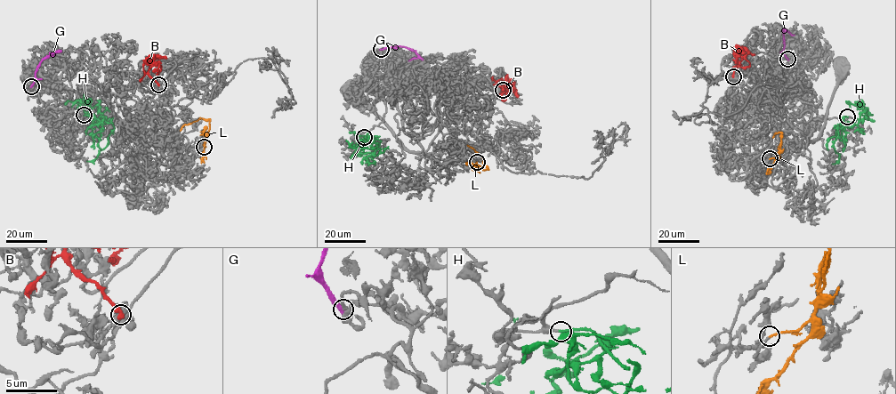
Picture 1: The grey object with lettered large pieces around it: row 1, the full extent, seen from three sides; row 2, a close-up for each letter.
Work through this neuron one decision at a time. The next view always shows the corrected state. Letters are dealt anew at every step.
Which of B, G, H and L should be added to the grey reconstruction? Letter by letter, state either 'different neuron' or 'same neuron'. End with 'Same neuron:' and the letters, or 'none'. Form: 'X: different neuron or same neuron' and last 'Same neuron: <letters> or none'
B: different neuron
G: different neuron
H: same neuron
L: different neuron
Same neuron: H

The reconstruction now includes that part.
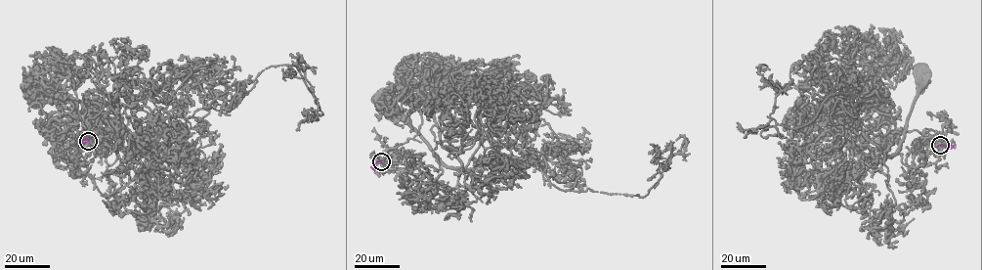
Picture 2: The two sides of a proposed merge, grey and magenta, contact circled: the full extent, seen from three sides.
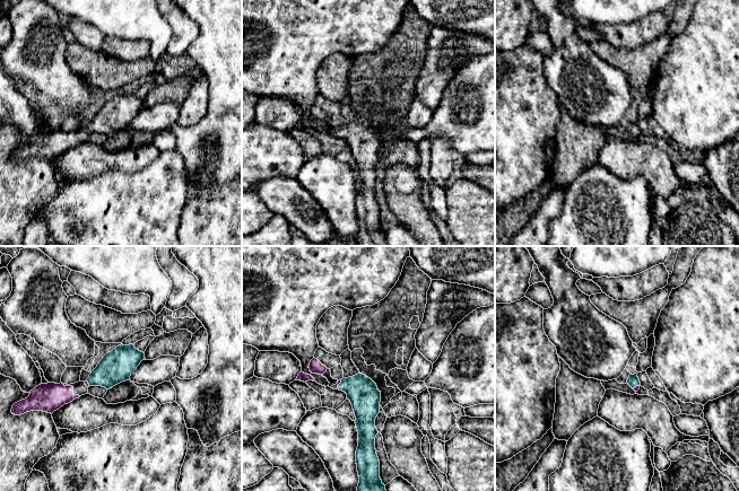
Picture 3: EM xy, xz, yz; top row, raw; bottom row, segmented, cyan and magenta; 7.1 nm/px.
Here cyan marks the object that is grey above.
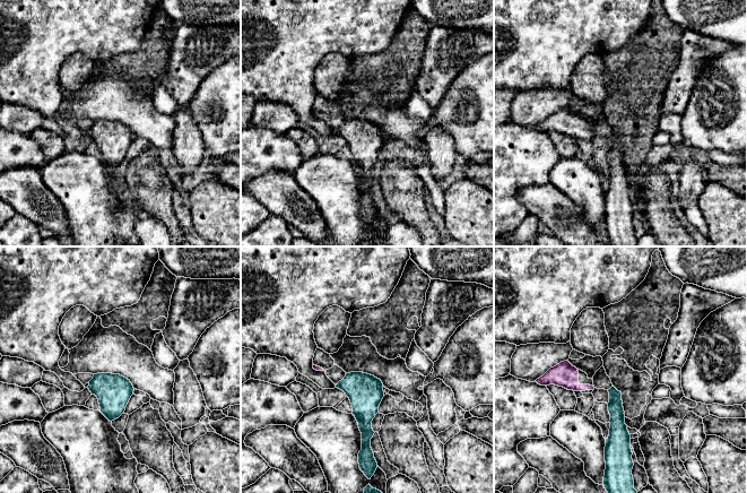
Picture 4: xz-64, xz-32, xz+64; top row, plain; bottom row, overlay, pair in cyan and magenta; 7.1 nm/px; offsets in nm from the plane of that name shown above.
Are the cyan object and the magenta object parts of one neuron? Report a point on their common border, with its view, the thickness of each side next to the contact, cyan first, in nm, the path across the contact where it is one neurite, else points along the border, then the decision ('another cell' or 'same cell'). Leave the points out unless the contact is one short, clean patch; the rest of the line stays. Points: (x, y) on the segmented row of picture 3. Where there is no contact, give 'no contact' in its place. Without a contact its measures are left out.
contact xz (339, 384); calibres 220 and 30 nm; way xz (362, 392), (357, 387), (339, 384), (335, 386); same cell

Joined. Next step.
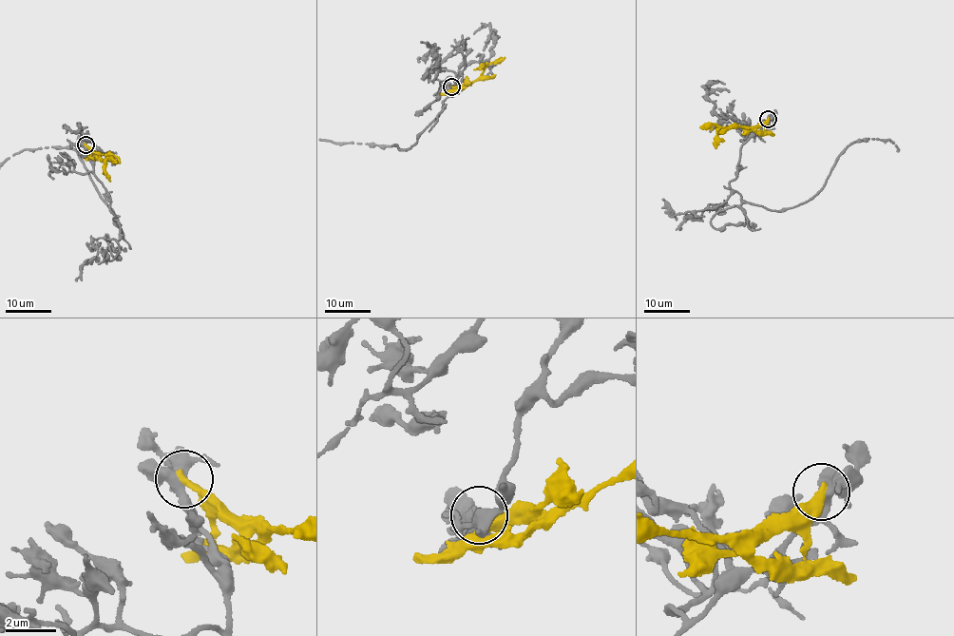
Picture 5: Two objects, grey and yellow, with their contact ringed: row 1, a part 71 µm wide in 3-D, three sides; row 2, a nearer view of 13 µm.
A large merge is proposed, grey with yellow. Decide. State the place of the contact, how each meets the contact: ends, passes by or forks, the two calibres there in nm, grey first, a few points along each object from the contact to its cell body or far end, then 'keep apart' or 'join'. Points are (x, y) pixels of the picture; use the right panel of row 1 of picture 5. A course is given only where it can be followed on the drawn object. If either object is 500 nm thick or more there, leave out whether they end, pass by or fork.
(768, 119) | grey forks | yellow ends | 440/320 nm | yellow via (768, 119), (750, 127), (716, 125), (699, 126) | keep apart

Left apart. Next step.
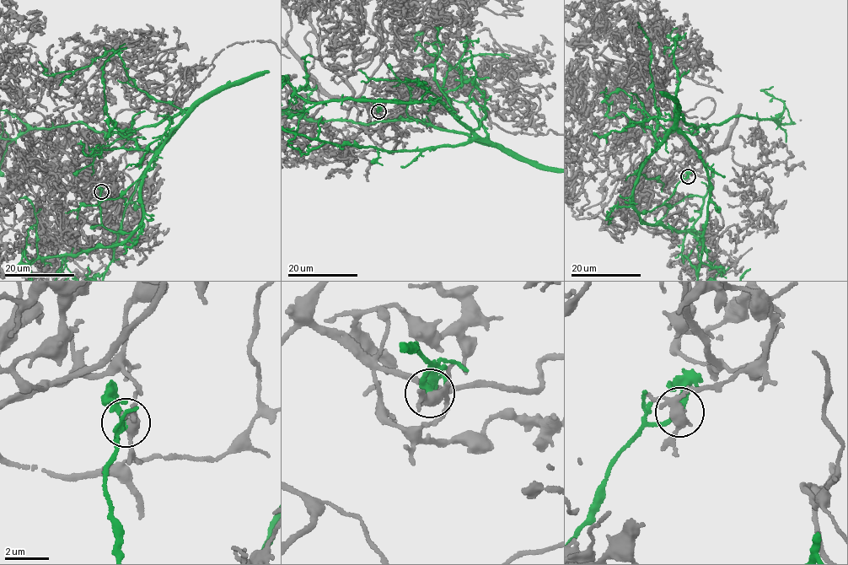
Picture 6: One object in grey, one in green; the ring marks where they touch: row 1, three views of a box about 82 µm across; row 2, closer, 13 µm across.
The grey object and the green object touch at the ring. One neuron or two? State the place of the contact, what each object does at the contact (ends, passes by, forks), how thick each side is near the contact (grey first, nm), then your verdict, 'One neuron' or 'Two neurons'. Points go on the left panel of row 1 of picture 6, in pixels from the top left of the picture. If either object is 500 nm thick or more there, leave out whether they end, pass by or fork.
Place: (101, 191). At the ring grey forks. At the ring green passes by. Thickness 340 nm (grey) against 320 nm. Two neurons

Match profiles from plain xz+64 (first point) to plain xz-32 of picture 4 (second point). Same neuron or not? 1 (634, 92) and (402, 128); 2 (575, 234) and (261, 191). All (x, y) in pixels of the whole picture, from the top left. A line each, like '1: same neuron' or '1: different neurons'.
1: different neurons
2: same neuron

